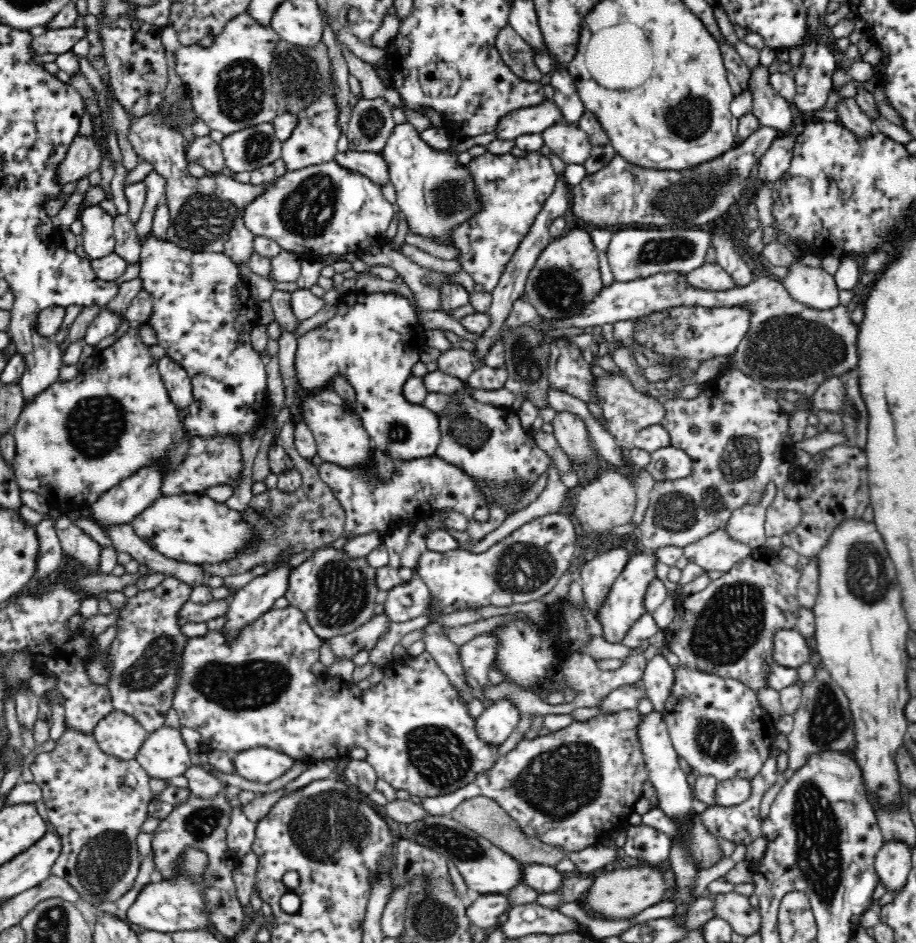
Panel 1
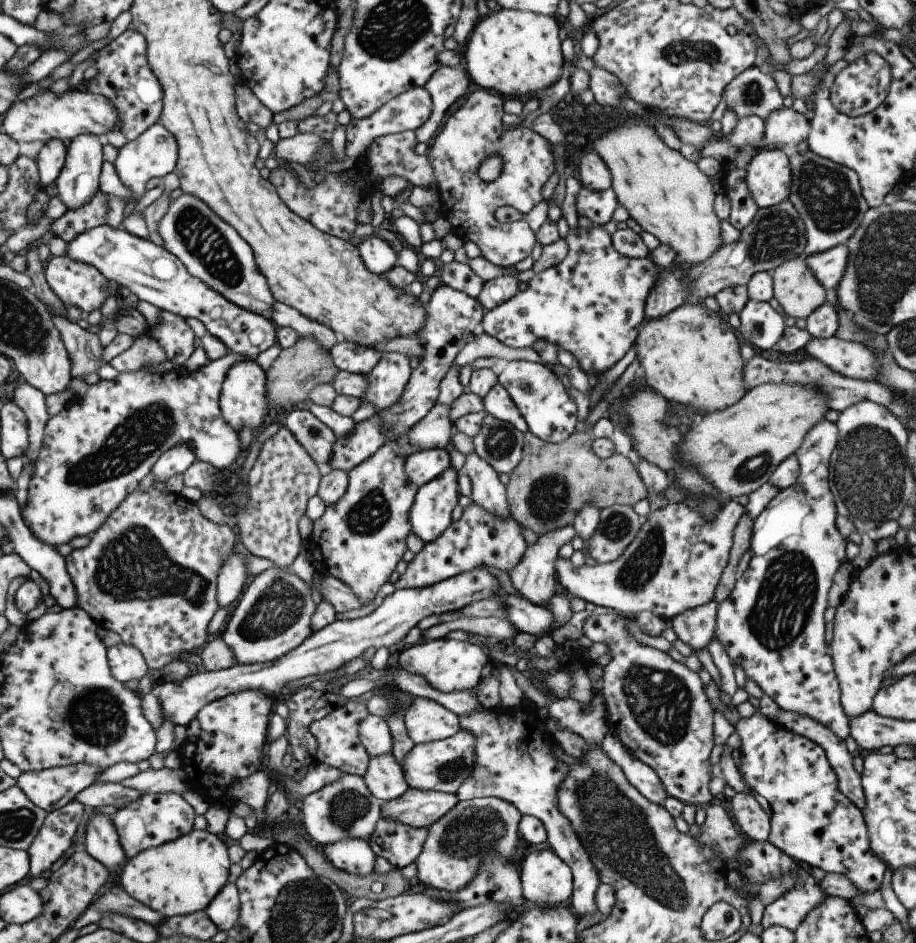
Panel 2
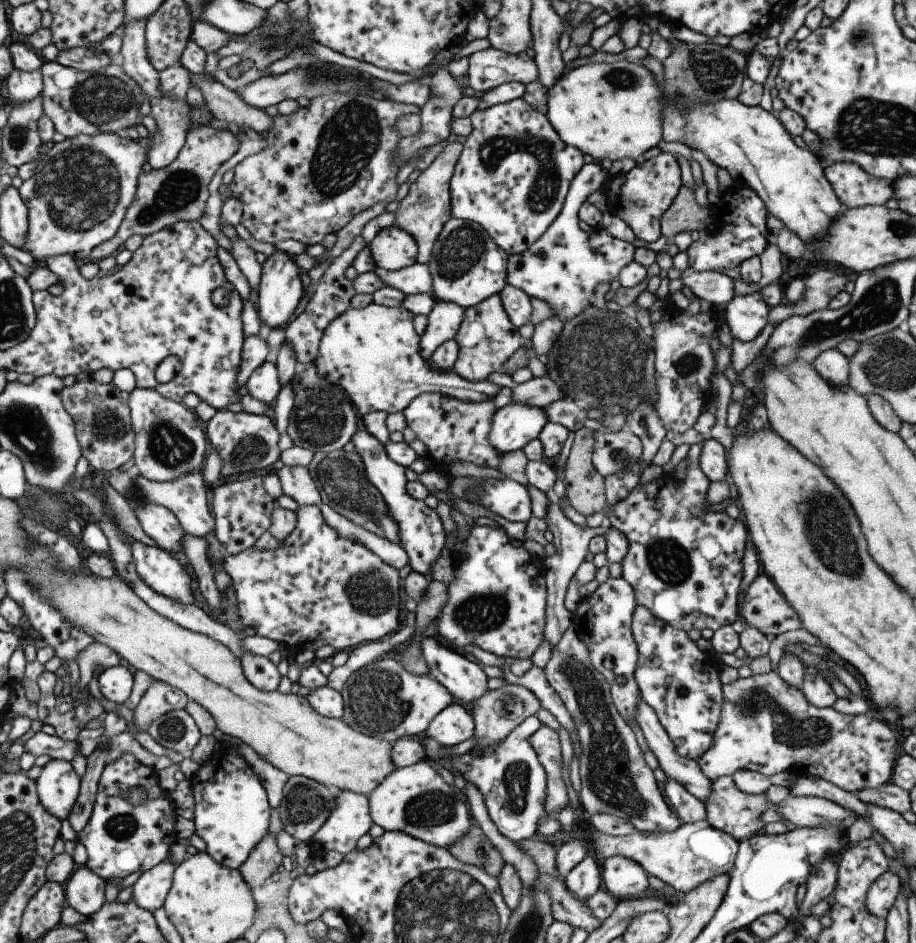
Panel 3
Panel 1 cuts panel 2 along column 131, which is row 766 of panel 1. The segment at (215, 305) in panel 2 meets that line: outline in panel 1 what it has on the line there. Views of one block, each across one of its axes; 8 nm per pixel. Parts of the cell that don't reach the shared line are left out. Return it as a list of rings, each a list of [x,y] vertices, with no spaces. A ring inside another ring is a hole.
[[[258,746],[242,750],[234,756],[234,769],[237,774],[251,780],[266,784],[282,776],[295,763],[292,757],[272,748]]]

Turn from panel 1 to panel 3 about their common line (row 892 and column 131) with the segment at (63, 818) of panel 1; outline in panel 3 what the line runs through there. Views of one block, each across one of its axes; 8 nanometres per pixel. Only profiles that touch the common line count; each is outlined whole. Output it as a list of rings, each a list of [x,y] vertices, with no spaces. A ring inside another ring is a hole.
[[[47,61],[41,70],[41,92],[44,115],[54,124],[54,130],[67,139],[78,135],[119,134],[126,137],[127,129],[140,126],[140,108],[145,100],[140,84],[134,82],[122,66],[110,64],[98,72],[83,72],[56,61]]]

